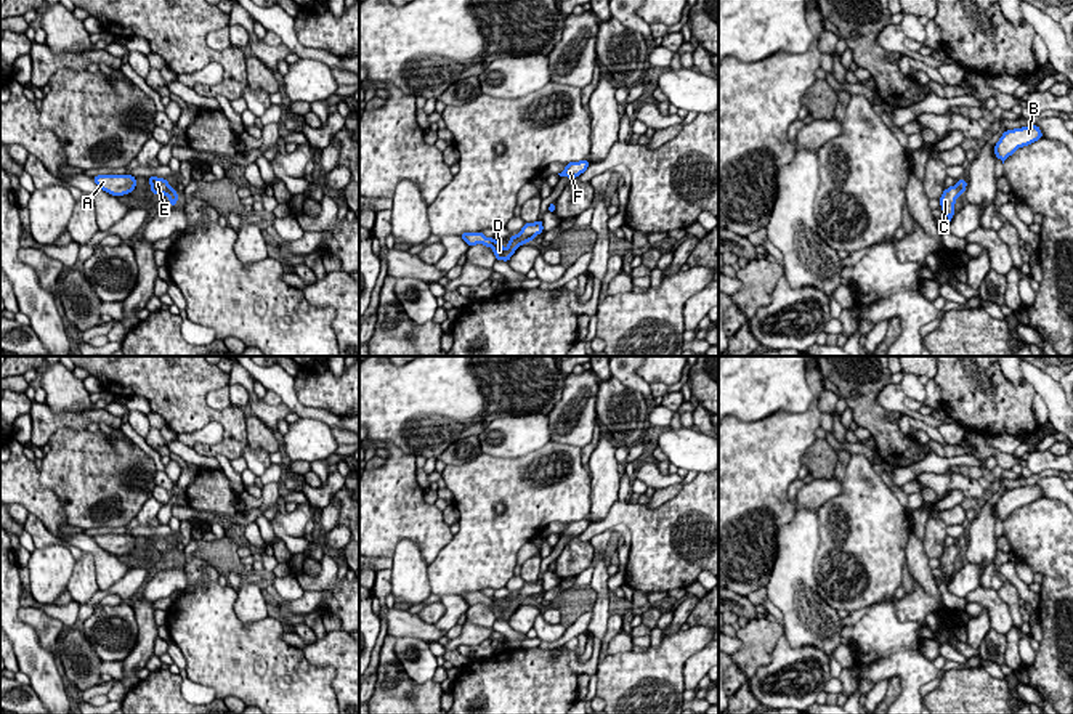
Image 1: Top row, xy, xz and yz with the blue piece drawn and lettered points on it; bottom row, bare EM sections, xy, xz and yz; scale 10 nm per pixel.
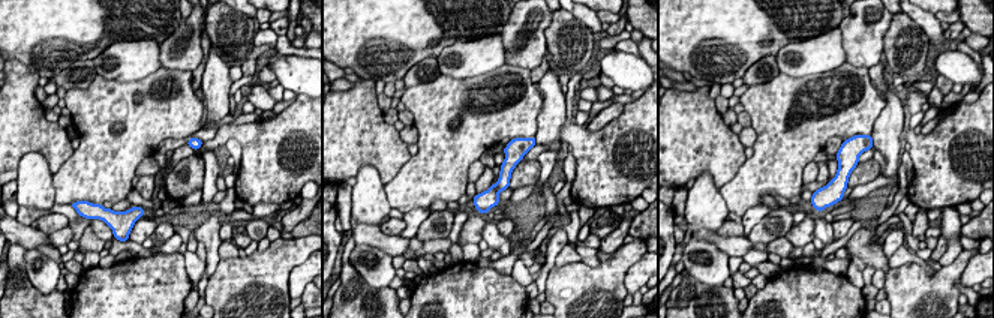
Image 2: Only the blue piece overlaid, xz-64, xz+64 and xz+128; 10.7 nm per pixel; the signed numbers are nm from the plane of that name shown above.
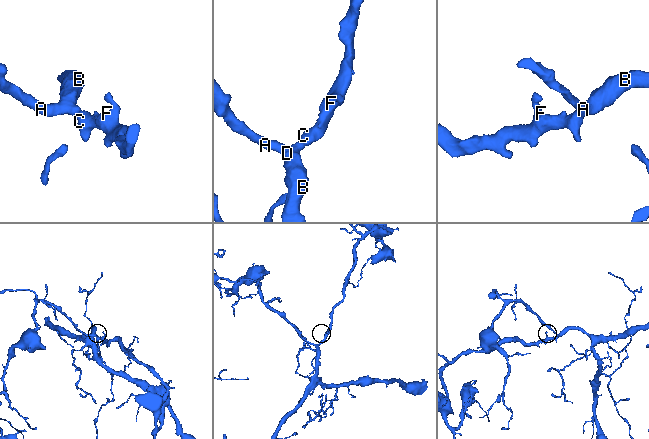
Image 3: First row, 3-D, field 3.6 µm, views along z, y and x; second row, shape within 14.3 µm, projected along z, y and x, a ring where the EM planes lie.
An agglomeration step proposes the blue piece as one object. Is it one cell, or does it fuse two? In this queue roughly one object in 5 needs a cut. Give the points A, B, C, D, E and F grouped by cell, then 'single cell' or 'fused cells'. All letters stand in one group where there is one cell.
A B C D E F; single cell

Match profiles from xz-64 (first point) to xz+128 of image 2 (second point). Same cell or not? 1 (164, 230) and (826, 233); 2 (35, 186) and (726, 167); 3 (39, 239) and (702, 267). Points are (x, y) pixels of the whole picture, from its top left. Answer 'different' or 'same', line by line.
1: different
2: different
3: different

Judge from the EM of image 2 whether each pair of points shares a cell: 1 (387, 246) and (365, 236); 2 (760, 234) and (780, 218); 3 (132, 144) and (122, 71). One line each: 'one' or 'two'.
1: one
2: one
3: two

